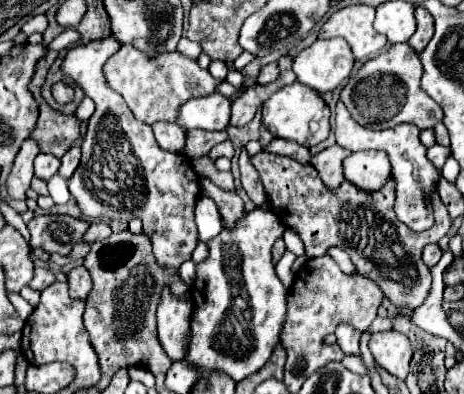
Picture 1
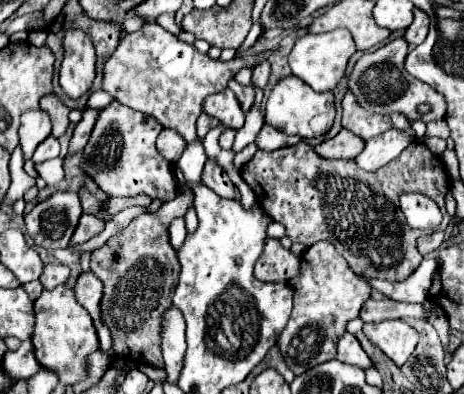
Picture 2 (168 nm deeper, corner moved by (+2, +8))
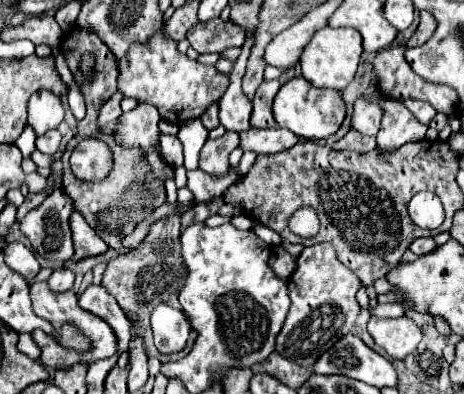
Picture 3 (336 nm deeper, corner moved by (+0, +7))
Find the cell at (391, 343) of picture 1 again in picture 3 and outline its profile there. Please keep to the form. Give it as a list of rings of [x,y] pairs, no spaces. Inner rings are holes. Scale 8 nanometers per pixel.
[[[370,317],[368,333],[376,341],[376,345],[380,345],[392,359],[400,361],[406,359],[406,355],[410,355],[422,339],[422,331],[408,317],[400,319]]]

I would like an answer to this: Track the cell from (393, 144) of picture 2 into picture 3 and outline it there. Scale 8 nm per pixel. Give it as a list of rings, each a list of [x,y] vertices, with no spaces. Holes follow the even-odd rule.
[[[376,79],[364,91],[364,99],[368,103],[376,103],[376,105],[380,105],[380,109],[384,109],[382,127],[376,137],[378,149],[392,151],[392,149],[402,147],[404,143],[424,139],[428,127],[422,125],[420,121],[416,121],[416,117],[412,117],[412,113],[406,109],[406,105],[402,101],[392,99],[392,97],[384,97],[384,93],[380,93]]]

